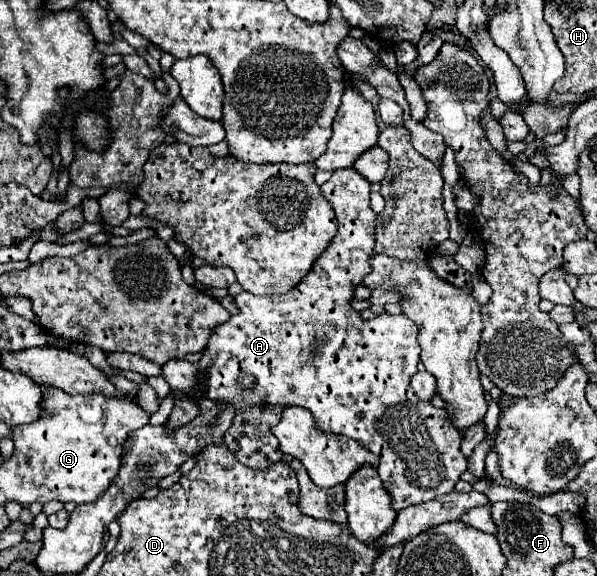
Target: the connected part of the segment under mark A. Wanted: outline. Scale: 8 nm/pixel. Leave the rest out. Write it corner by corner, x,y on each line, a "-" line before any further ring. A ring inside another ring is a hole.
354,168
336,170
332,178
320,186
320,190
322,196
334,206
338,232
330,246
314,262
306,278
302,278
302,282
286,294
250,296
250,292
240,292
234,296
240,314
232,316
230,322
220,324
212,332
198,366
186,364
186,360
170,360
162,366
162,376
172,390
210,398
220,406
220,410
226,406
244,410
246,406
260,404
308,408
320,430
354,438
380,458
378,474
386,490
392,494
394,510
402,510
454,490
460,474
466,470
466,458
460,450
462,434
450,426
446,410
420,402
410,390
410,378
418,372
422,352
414,322
404,314
390,313
364,320
359,312
350,308
354,288
370,272
368,260
374,254
376,212
370,208
370,180
366,180
-
244,376
254,378
252,388
244,388
240,384

